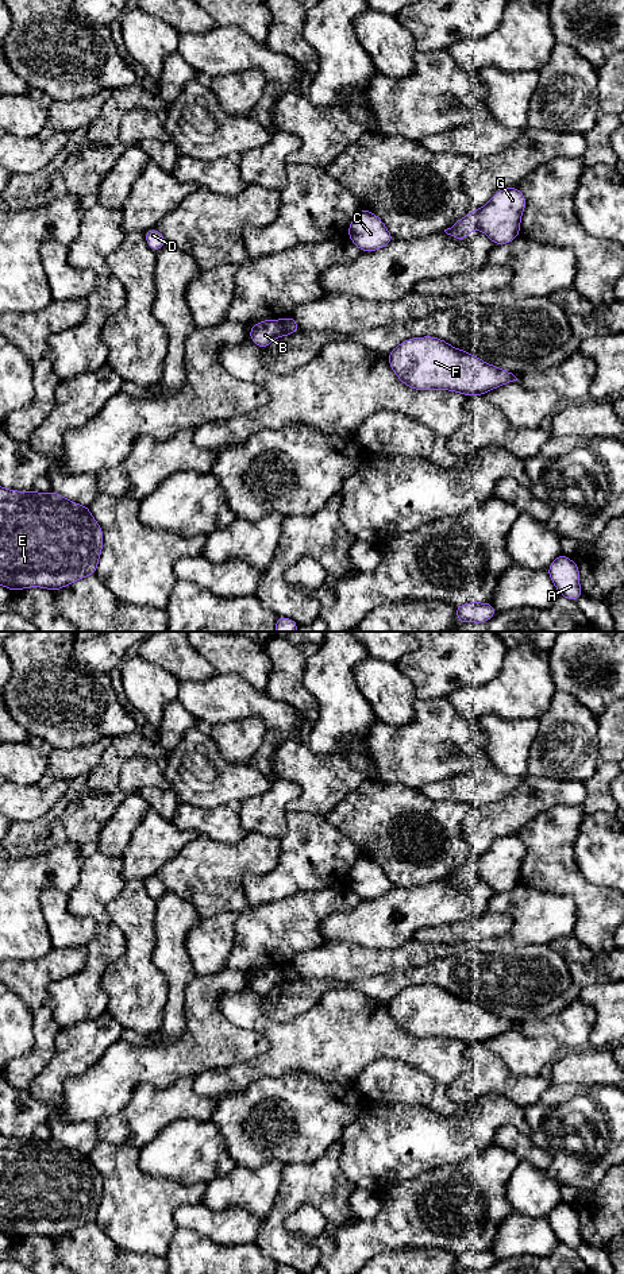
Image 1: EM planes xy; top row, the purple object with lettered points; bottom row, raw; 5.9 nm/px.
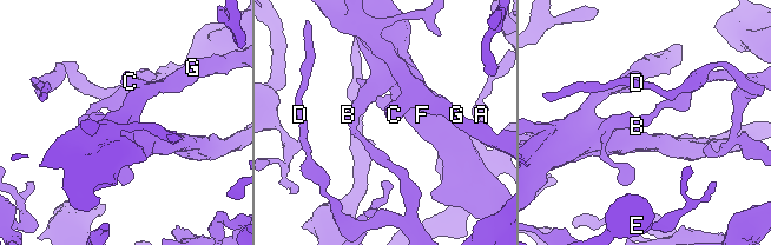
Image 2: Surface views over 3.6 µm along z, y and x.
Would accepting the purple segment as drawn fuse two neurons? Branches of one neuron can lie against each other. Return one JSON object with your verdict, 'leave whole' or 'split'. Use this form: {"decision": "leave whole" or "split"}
{"decision": "split"}

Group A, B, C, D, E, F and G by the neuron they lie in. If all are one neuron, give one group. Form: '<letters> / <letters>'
A B C D E G / F

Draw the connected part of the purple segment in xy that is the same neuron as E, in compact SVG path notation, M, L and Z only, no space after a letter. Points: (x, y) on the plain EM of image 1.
M0 1135L0 1232L11 1239L43 1235L57 1239L95 1223L103 1200L103 1177L95 1169L90 1157L72 1150L55 1139L49 1142L15 1139Z

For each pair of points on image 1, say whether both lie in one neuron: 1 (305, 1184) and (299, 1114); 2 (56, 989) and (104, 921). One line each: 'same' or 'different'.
1: different
2: same

